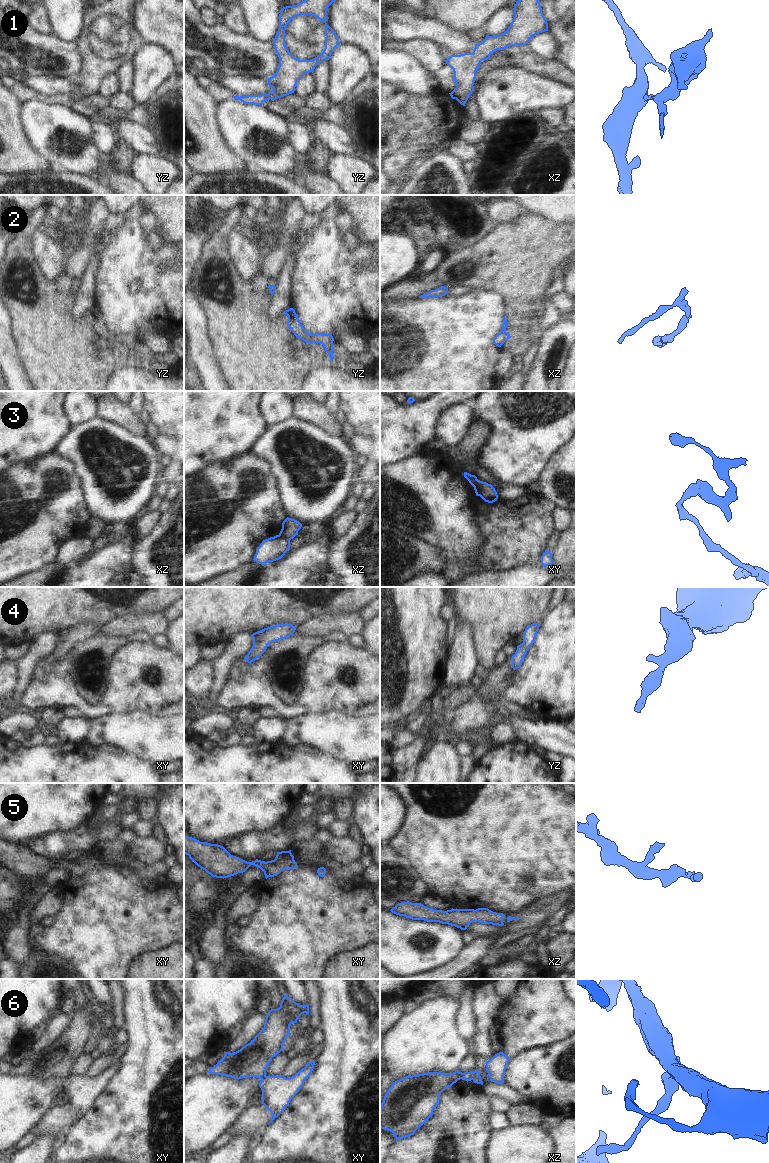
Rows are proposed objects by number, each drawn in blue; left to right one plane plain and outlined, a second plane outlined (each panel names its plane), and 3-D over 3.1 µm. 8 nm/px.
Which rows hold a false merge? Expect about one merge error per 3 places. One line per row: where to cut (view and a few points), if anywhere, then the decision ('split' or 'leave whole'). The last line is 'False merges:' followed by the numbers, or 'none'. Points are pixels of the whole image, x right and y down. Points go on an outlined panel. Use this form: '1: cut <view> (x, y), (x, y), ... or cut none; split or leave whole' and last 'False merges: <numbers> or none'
1: cut none; leave whole
2: cut none; leave whole
3: cut xy (478, 480), (476, 495); split
4: cut none; leave whole
5: cut none; leave whole
6: cut xz (459, 1072), (461, 1078); split
False merges: 3, 6

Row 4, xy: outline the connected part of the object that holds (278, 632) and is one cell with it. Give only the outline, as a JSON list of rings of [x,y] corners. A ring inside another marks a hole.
[[[278,624],[253,633],[251,635],[253,646],[244,659],[248,663],[257,660],[266,651],[269,644],[290,637],[296,628],[296,626],[291,624]]]

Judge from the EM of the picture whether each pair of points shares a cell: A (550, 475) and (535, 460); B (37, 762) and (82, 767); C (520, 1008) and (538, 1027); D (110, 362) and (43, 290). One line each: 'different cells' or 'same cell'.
A: different cells
B: same cell
C: same cell
D: same cell

